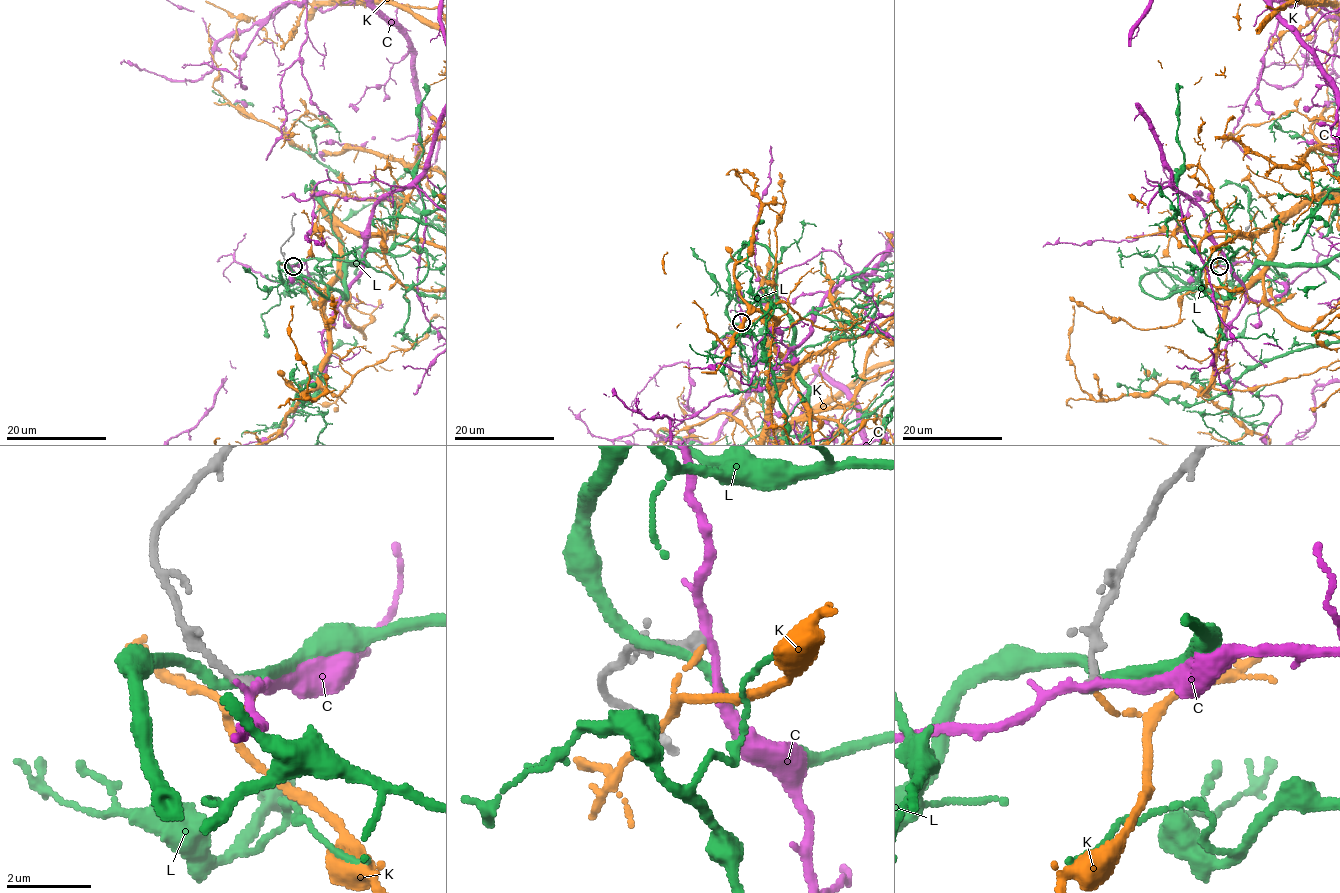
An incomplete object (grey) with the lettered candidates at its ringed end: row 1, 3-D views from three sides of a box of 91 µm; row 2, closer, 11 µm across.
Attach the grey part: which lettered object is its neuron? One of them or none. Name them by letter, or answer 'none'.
none

